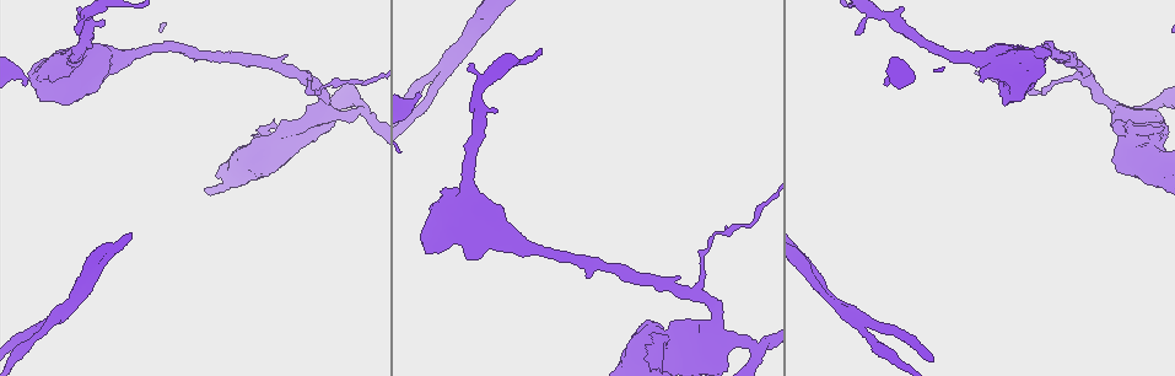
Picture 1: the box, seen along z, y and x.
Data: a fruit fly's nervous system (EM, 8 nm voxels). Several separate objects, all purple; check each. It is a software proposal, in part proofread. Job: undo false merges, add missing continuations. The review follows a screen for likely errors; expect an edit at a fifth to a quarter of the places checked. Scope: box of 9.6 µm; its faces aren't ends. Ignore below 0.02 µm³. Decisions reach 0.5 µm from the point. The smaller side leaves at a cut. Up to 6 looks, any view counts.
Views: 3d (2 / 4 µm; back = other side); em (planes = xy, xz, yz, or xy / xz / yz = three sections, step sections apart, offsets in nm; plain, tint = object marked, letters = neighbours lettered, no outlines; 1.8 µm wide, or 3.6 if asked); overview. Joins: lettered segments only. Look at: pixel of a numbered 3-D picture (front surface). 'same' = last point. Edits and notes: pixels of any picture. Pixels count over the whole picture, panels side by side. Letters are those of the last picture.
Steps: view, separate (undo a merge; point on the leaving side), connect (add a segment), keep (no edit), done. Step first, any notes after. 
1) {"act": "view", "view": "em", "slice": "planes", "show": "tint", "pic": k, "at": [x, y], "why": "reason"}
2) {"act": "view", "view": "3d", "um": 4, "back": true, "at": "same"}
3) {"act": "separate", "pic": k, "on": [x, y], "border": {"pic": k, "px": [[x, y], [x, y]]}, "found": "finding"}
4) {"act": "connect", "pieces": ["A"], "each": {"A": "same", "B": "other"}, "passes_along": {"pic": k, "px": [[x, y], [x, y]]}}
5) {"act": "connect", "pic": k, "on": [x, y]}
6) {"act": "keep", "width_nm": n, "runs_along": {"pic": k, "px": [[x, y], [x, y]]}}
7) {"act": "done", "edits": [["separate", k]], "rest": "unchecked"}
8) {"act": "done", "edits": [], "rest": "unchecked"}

{"act": "view", "view": "em", "slice": "xz", "step": 4, "show": "tint", "pic": 1, "at": [311, 117]}

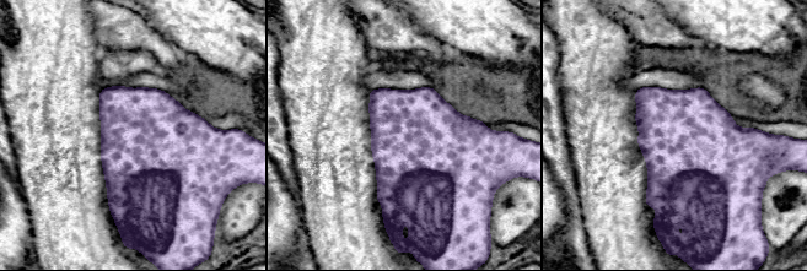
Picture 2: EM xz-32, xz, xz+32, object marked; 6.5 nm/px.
{"act": "view", "view": "em", "slice": "planes", "show": "letters", "at": "same", "why": "another direction"}

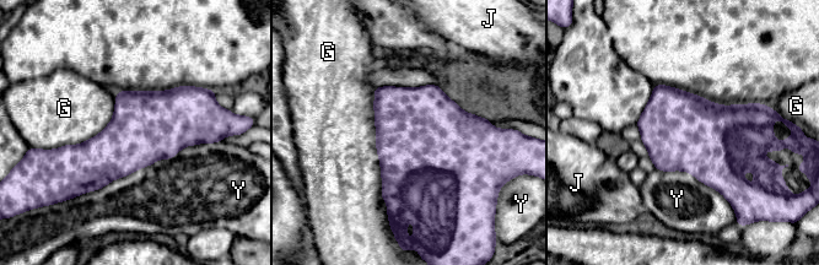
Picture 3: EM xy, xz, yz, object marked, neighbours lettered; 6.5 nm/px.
{"act": "keep", "width_nm": 460, "each": {"G": "other", "J": "other", "Y": "other"}, "found": "one neuron here"}

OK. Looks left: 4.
{"act": "view", "view": "3d", "um": 4, "pic": 1, "at": [313, 90], "why": "abrupt turn"}

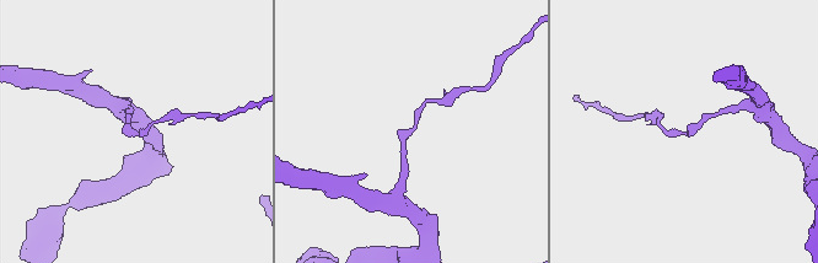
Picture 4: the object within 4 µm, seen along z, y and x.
{"act": "view", "view": "em", "slice": "planes", "show": "letters", "pic": 4, "at": [674, 132]}

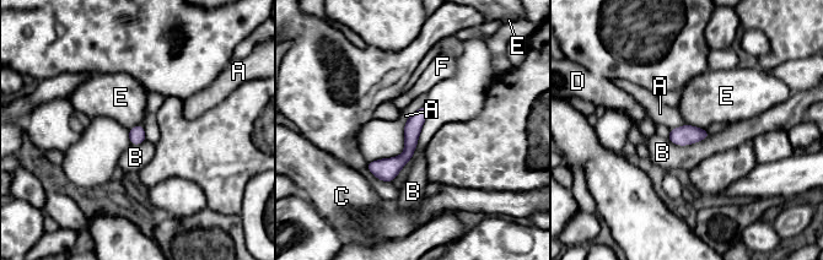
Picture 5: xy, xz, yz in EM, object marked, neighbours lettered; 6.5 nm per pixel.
{"act": "keep", "each": {"A": "other", "B": "other", "C": "other", "D": "other", "E": "other", "F": "other"}, "found": "continuous, no second neuron"}

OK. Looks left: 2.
{"act": "view", "view": "3d", "um": 4, "back": true, "pic": 1, "at": [417, 96], "why": "free end"}

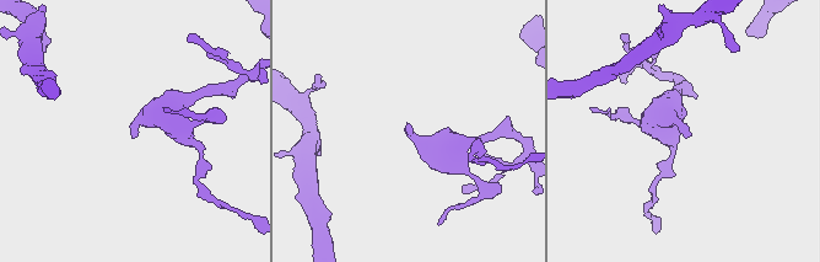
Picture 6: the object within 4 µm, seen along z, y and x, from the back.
{"act": "view", "view": "em", "slice": "planes", "show": "letters", "pic": 6, "at": [406, 126], "why": "now the EM"}

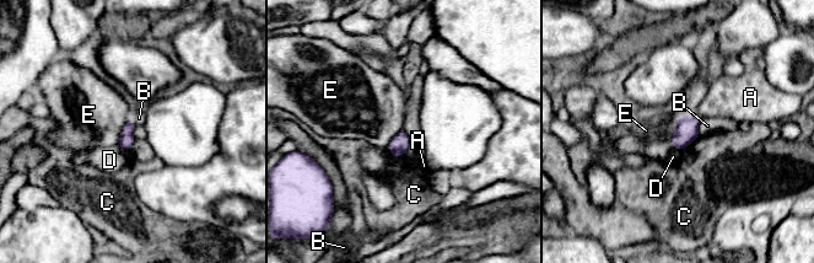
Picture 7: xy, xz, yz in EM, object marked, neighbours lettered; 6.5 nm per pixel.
{"act": "keep", "each": {"A": "other", "B": "other", "C": "other", "D": "other", "E": "other"}, "found": "none of them fits"}

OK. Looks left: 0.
{"act": "done", "edits": [], "rest": "unchecked"}

